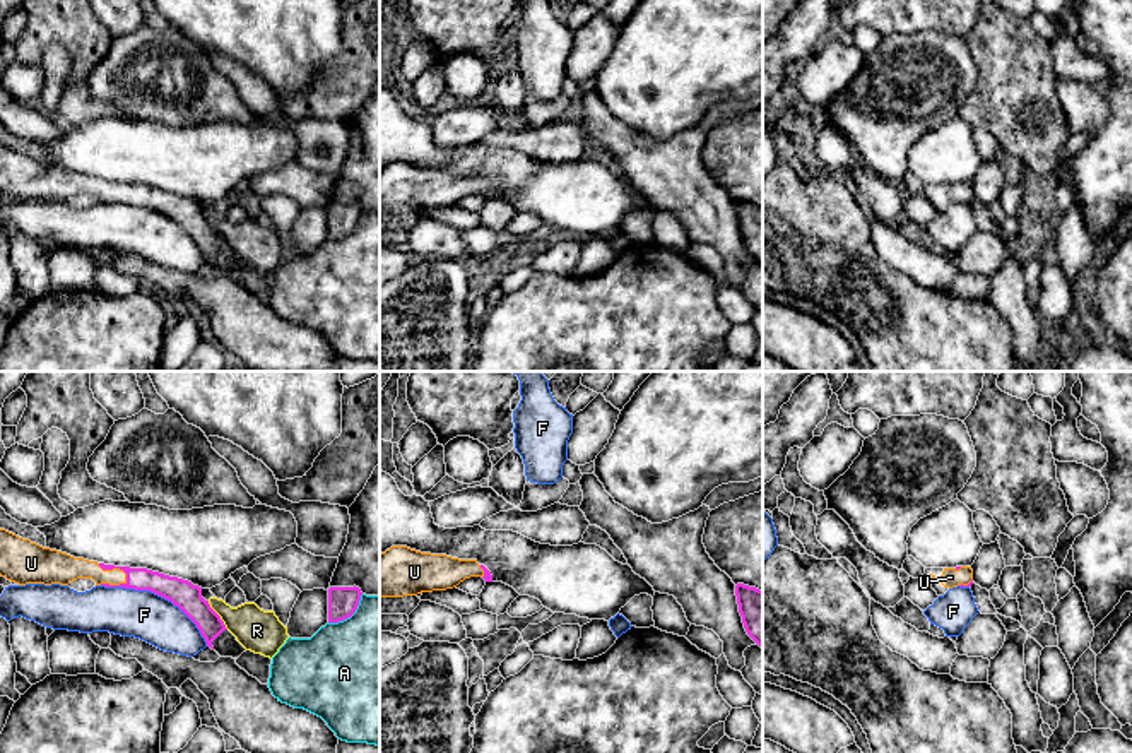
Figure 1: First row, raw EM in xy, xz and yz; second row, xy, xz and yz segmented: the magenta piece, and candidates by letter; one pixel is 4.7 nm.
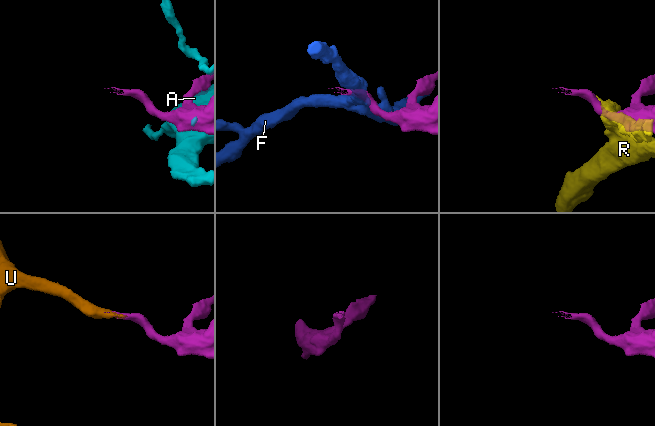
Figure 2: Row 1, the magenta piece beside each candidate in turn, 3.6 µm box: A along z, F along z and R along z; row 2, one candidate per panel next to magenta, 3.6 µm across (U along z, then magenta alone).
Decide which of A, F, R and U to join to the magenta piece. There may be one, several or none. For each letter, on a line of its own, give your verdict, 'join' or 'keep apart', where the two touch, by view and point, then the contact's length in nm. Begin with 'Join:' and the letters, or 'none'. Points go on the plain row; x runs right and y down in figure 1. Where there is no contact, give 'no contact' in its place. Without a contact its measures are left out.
Join: U
A: keep apart; meets magenta in xy at (349, 233); contact 220 nm long
F: keep apart; meets magenta in xy at (159, 211); contact 600 nm long
R: keep apart; meets magenta in xy at (218, 231); contact 170 nm long
U: join; meets magenta in xy at (117, 183); contact 170 nm long

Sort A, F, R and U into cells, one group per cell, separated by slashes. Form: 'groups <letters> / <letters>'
groups A / F / R / U

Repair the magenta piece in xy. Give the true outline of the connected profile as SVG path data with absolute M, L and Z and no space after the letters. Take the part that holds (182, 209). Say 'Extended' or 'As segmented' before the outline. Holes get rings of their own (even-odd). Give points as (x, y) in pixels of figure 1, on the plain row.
Extended. M0 145L0 192L19 202L68 202L77 195L92 195L96 202L150 207L178 222L197 241L212 267L212 258L227 246L209 217L202 214L202 204L188 197L147 185L115 183L74 175L5 145Z

